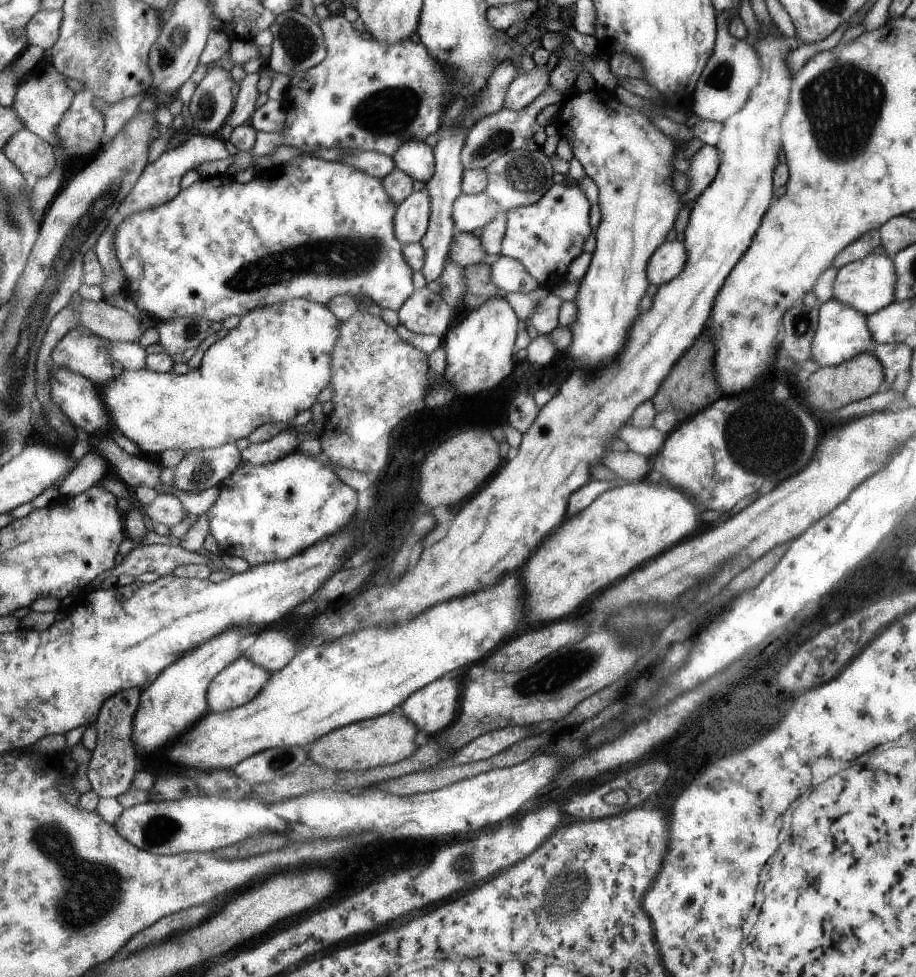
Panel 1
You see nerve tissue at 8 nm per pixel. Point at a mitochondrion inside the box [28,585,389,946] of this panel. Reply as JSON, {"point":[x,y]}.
{"point":[91,891]}

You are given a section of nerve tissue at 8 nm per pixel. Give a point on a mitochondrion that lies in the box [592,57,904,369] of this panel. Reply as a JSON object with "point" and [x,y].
{"point":[842,105]}

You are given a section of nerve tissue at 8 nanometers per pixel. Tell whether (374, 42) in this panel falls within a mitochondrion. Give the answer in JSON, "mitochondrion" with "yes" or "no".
{"mitochondrion":"no"}

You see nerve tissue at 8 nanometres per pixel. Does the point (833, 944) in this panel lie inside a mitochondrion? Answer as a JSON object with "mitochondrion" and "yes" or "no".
{"mitochondrion":"no"}

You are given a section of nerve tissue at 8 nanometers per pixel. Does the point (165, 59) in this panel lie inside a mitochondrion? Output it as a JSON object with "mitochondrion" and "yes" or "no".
{"mitochondrion":"yes"}

